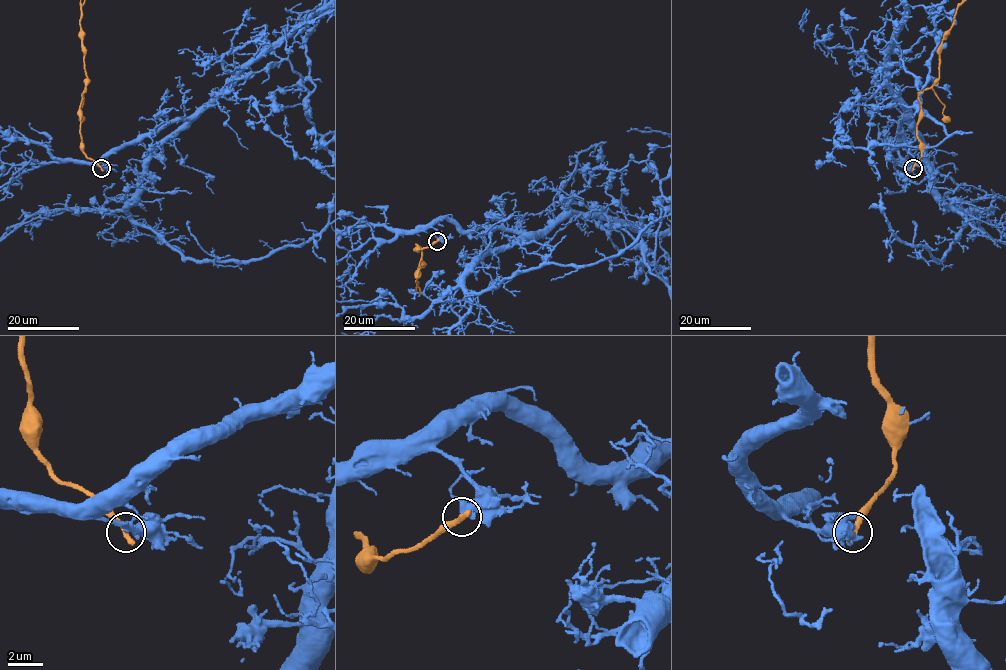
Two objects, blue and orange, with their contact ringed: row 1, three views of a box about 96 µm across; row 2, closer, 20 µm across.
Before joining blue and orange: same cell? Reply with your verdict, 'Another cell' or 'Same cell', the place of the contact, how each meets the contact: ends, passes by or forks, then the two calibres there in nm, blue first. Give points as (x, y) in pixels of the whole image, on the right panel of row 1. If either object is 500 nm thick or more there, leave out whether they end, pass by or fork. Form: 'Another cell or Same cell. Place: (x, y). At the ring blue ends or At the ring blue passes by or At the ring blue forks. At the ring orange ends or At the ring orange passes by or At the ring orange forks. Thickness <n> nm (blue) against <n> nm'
Another cell. Place: (913, 168). Thickness 550 nm (blue) against 400 nm

